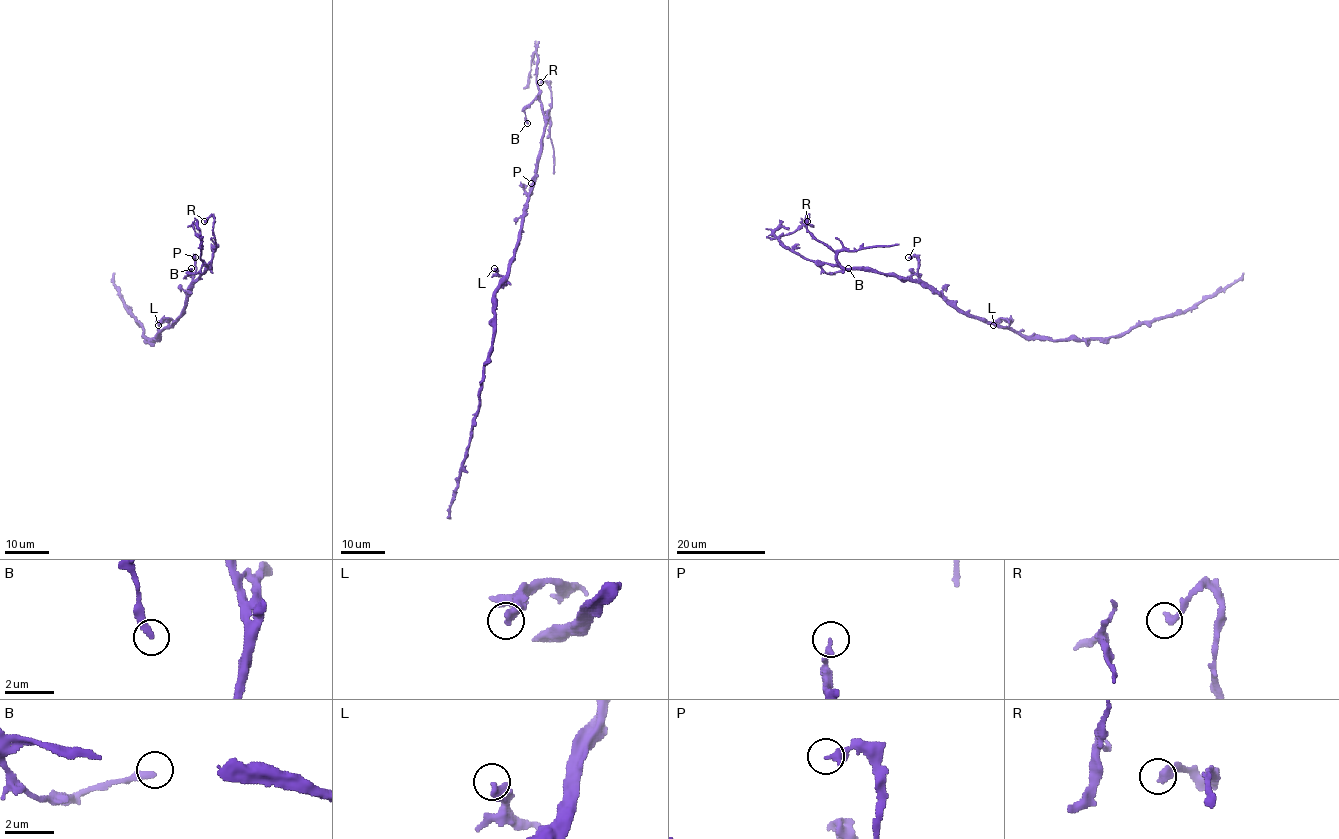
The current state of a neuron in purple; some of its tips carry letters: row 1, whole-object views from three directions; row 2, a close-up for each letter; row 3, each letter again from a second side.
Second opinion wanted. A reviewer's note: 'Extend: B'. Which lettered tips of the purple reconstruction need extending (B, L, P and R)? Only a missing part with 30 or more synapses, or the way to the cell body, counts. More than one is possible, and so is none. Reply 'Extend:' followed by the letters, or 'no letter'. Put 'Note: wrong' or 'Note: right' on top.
Note: wrong
Extend: no letter

